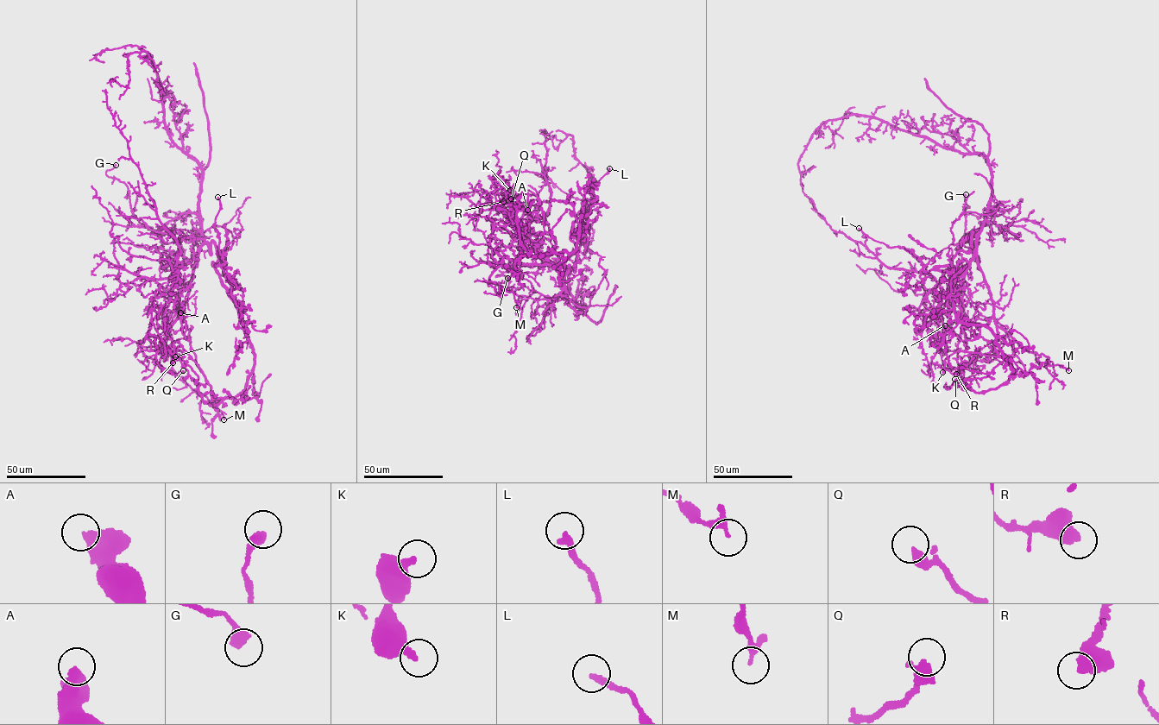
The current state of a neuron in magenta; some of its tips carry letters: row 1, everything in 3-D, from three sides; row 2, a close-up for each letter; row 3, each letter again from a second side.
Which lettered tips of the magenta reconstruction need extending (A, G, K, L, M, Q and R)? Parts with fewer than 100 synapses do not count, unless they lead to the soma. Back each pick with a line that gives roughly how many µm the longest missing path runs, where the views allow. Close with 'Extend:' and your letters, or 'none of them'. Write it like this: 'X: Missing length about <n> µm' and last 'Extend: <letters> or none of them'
Extend: none of them

